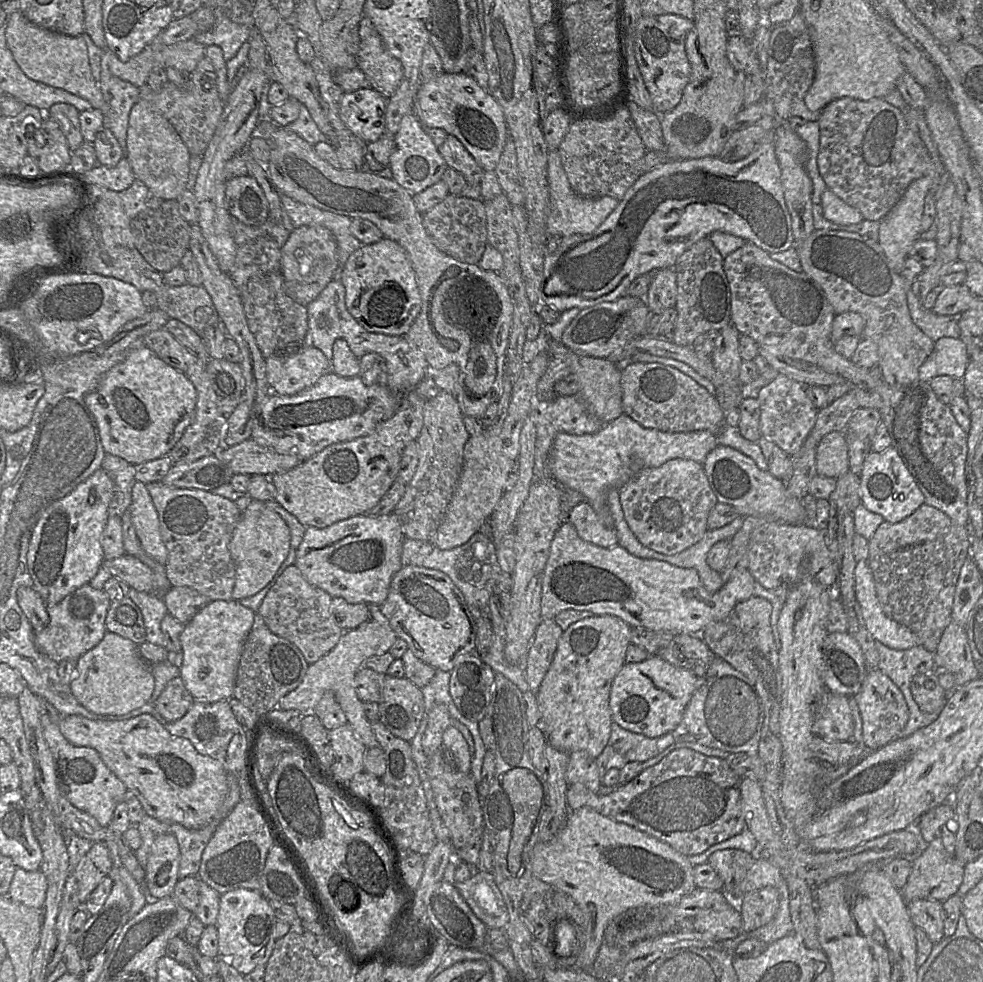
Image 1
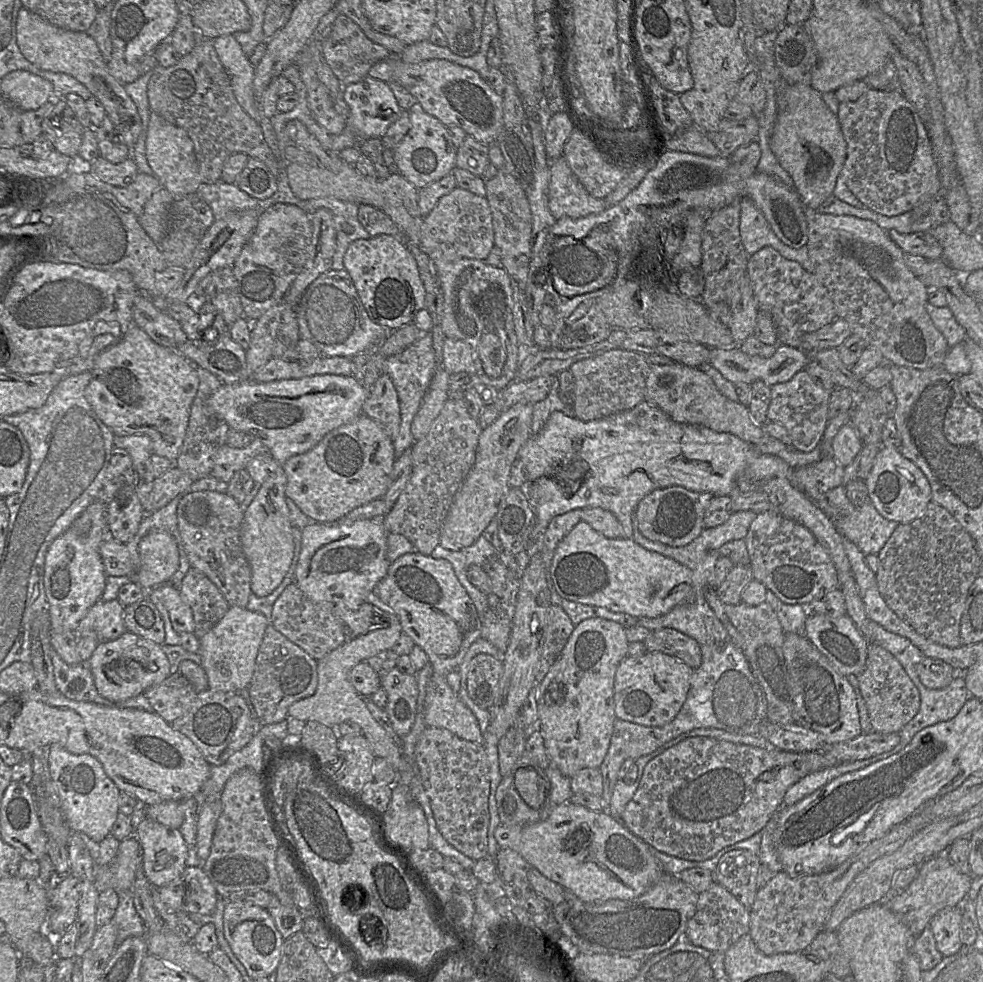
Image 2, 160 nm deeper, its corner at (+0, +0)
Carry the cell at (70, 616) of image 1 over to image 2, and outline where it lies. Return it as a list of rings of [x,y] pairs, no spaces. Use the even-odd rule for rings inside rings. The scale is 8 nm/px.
[[[118,600],[96,602],[79,622],[75,639],[96,636],[100,642],[115,640],[127,632],[123,620],[124,607]]]

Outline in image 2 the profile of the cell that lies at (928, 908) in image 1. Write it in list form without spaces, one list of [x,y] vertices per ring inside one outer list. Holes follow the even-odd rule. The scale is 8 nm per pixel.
[[[958,907],[944,908],[933,916],[928,927],[932,930],[936,947],[943,957],[957,953],[961,942],[962,911]]]

